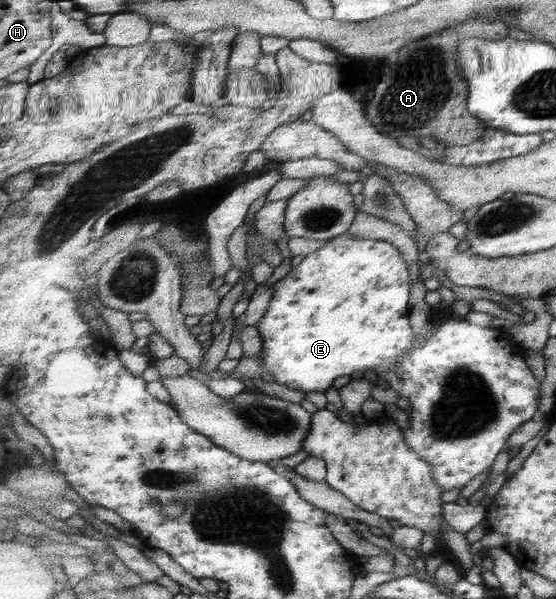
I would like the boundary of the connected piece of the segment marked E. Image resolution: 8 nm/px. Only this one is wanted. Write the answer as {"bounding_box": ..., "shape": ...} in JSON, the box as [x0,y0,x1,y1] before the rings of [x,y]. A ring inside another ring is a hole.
{"bounding_box":[254,232,540,492],"shape":[[[344,232],[318,252],[304,257],[280,280],[271,285],[272,298],[264,316],[254,327],[262,338],[259,358],[277,384],[302,393],[326,392],[340,376],[373,369],[401,398],[411,403],[410,429],[405,436],[410,447],[433,466],[442,492],[463,488],[496,462],[510,436],[522,424],[540,416],[540,383],[526,364],[524,350],[510,340],[507,332],[470,325],[446,309],[431,312],[433,334],[424,344],[413,346],[410,324],[410,272],[402,252],[390,242],[356,238]]]}

